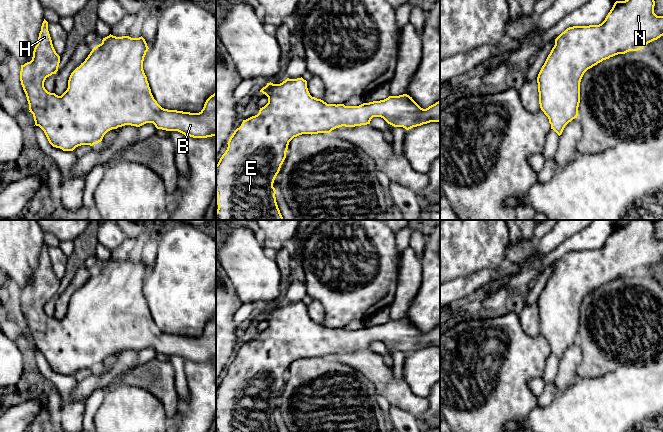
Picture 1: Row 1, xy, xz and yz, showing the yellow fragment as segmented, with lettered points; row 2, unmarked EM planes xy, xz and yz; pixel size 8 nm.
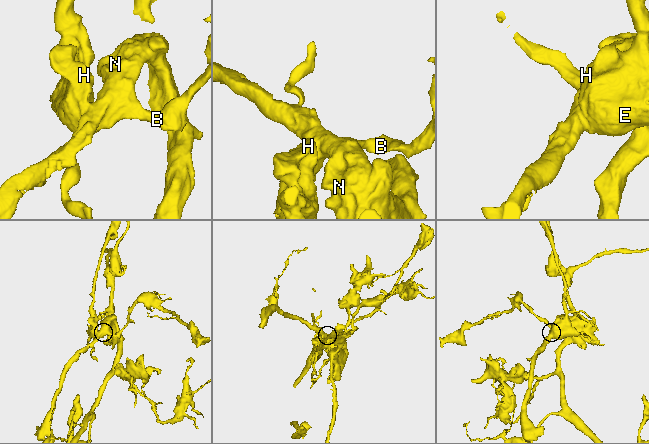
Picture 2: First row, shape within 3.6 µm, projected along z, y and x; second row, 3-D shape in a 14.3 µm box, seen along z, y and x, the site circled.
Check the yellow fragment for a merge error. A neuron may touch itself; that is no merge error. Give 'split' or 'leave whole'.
leave whole

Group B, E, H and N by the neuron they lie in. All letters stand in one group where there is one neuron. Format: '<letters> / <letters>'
B E H N

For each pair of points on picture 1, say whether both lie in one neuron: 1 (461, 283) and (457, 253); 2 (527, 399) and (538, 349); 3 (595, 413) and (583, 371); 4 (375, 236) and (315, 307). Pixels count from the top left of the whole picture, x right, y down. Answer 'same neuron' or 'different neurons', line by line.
1: different neurons
2: same neuron
3: different neurons
4: different neurons

